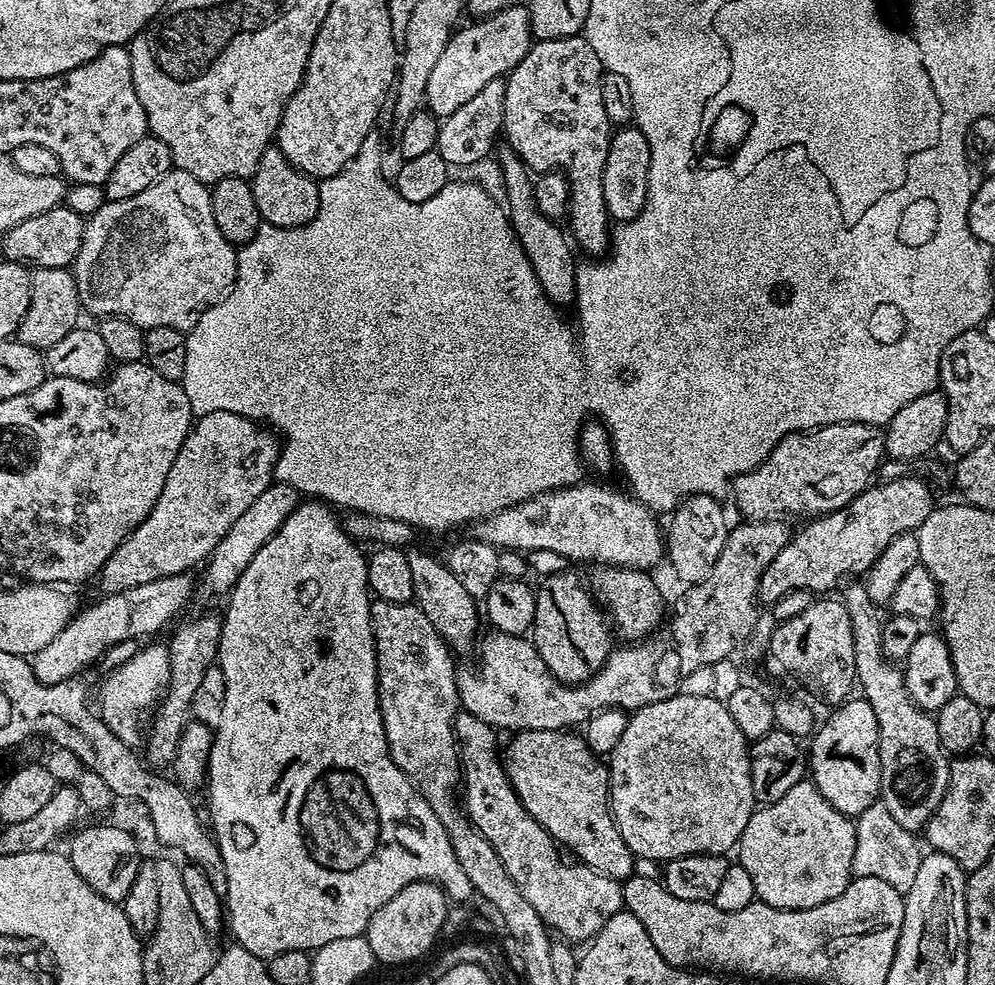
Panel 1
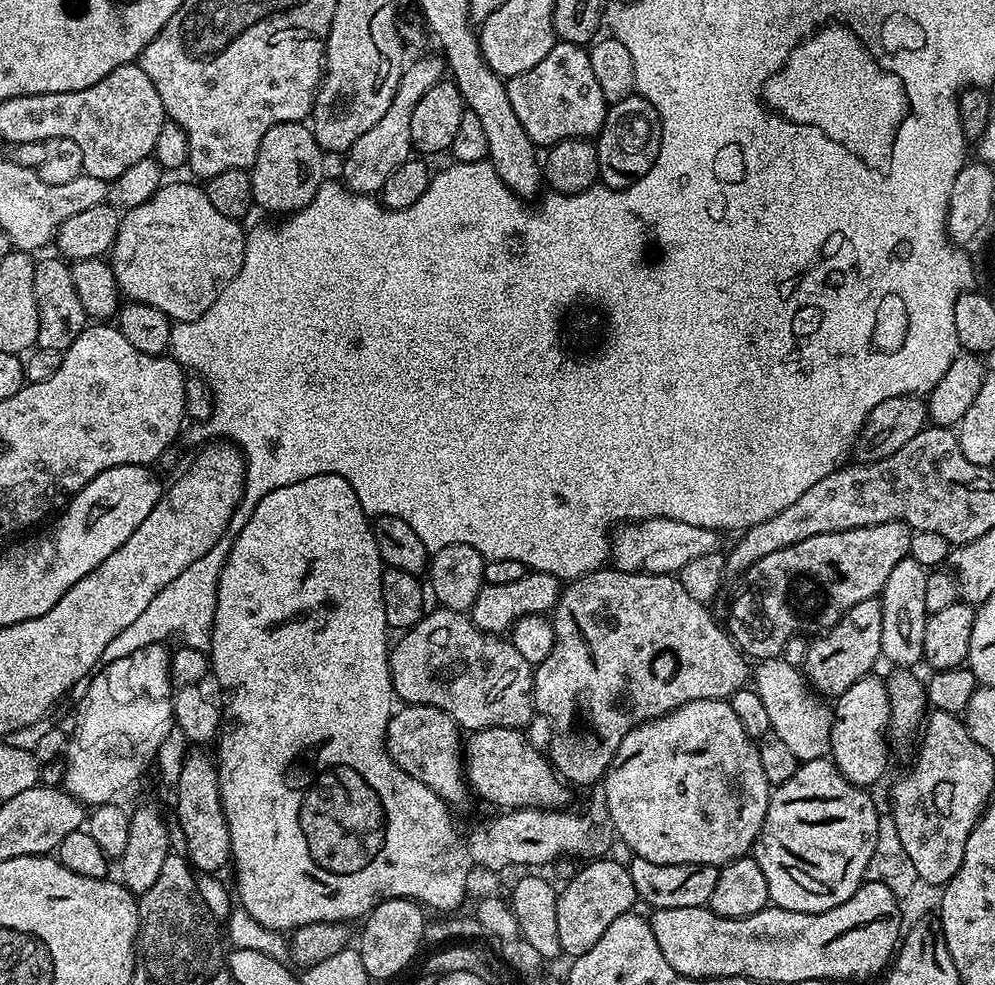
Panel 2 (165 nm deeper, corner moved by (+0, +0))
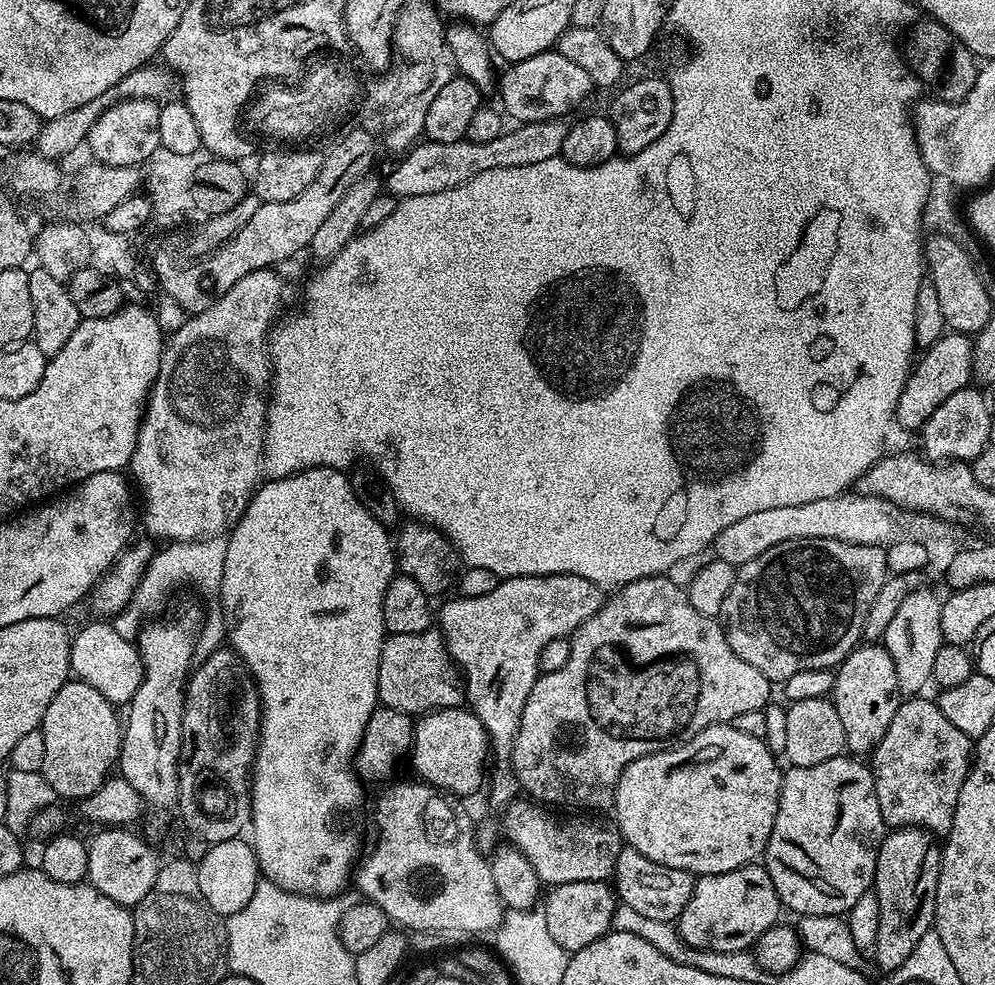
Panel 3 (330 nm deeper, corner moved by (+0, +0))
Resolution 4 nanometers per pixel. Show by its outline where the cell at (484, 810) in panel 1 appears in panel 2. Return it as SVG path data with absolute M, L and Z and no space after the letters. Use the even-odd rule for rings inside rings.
M404 704L397 707L388 723L384 749L398 770L406 770L410 778L418 778L430 786L430 790L443 798L445 804L455 806L470 796L462 759L462 729L454 722L454 718L450 718L450 714L429 704Z

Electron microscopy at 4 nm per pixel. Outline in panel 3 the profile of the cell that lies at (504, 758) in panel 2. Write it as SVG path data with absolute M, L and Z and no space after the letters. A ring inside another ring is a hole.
M467 707L437 708L423 713L415 721L410 761L421 781L431 784L457 798L481 791L486 780L484 759L489 759L488 732L479 718Z

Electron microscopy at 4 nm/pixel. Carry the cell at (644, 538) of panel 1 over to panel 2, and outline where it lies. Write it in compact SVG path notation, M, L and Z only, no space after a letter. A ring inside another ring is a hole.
M650 518L621 524L610 536L610 560L620 572L645 572L666 576L678 574L686 562L702 558L721 547L721 533L714 528L690 526L670 518Z

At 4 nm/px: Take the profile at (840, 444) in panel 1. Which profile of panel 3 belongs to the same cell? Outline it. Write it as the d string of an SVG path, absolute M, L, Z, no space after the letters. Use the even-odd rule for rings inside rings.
M949 331L947 334L930 345L920 357L915 361L914 367L908 374L908 381L904 383L902 394L898 398L898 406L894 417L897 425L904 428L919 430L930 418L950 394L958 390L969 387L973 381L972 374L972 346L973 341L965 333Z

